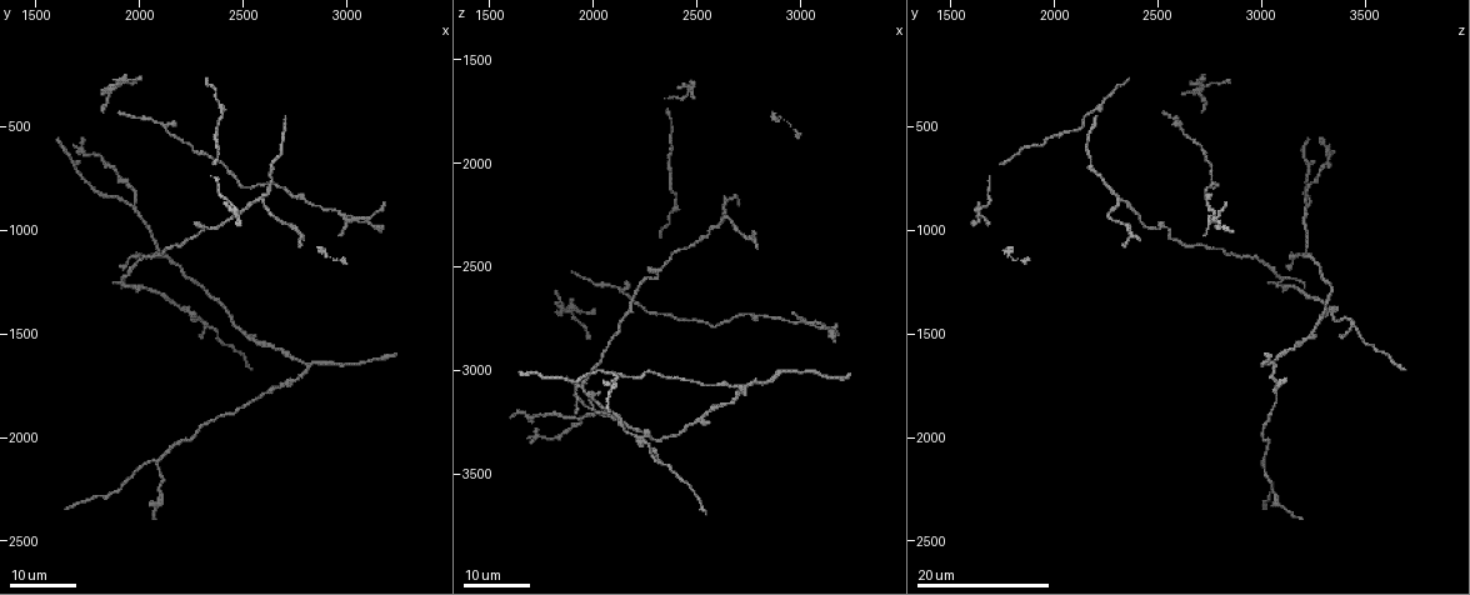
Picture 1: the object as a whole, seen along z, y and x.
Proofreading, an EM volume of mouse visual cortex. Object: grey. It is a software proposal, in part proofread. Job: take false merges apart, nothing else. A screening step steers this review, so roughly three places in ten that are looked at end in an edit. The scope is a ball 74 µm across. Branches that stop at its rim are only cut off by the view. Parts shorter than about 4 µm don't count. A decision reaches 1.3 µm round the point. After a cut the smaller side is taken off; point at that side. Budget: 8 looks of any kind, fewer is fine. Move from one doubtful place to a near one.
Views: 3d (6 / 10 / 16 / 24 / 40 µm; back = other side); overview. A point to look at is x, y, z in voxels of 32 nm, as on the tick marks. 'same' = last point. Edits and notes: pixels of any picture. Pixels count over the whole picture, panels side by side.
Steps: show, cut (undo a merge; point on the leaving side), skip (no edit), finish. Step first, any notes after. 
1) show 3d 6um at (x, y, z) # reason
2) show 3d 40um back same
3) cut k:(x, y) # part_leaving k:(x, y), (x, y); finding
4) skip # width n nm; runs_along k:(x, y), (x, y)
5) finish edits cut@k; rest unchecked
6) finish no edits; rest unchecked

show 3d 16um at (2580, 850, 2300) # side arm on a straight run

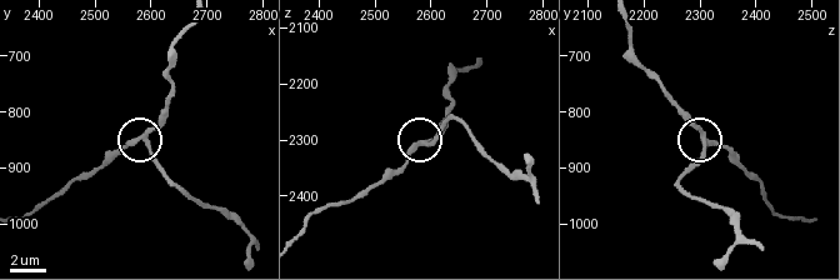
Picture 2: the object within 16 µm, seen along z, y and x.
show 3d 6um at (2590, 845, 2310)

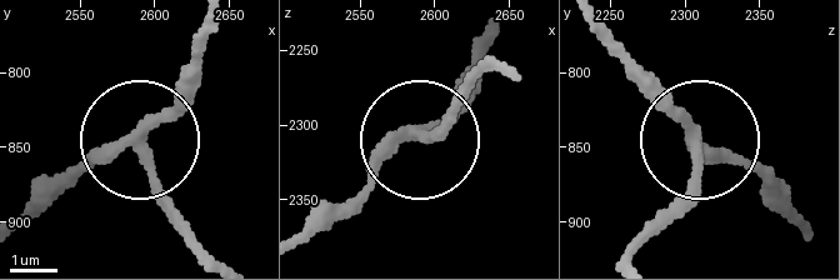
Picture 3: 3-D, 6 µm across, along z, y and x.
skip # runs_along 3:(303, 243), (454, 110); continuous, no second neuron

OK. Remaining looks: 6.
show 3d 24um at (2810, 1660, 3070) # branch point

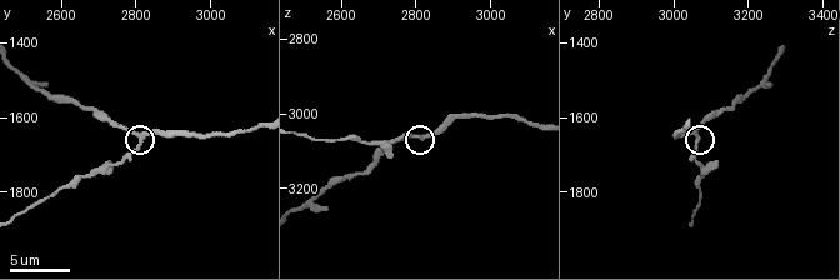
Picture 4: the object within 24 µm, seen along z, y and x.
show 3d 10um at (2820, 1660, 3070)

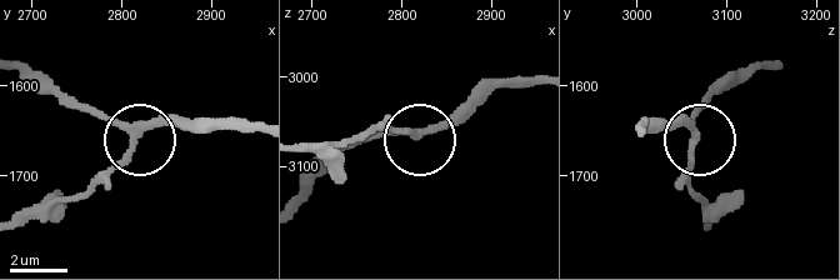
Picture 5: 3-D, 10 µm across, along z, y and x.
skip # arms 3; runs_along 5:(766, 64), (706, 104), (696, 133), (654, 119); all the same neuron

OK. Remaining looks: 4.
show 3d 10um at (2600, 1790, 3070) # calibre changes

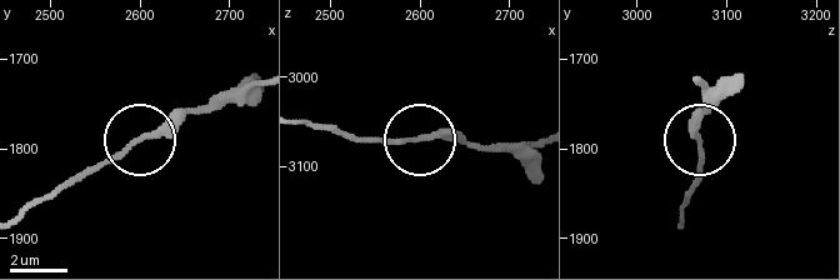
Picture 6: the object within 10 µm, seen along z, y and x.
show 3d 6um at (2600, 1790, 3070)

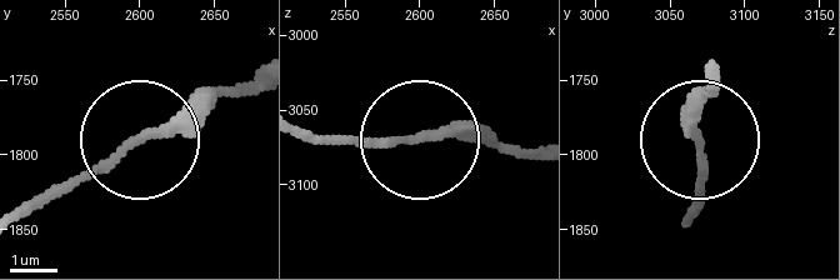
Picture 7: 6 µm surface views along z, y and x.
skip # all the same neuron

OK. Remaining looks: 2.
show 3d 24um at (2080, 2110, 3020)

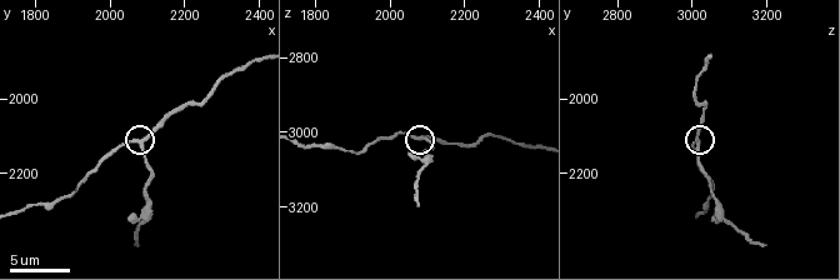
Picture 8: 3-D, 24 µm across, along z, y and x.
show 3d 10um at (2080, 2120, 3020) # zoom in

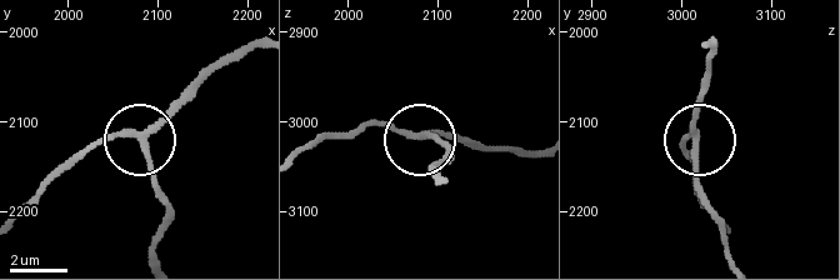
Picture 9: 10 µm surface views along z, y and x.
skip # side_arm 12 um; arms 3; continuous, no second neuron

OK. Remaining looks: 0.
finish no edits; rest unchecked

